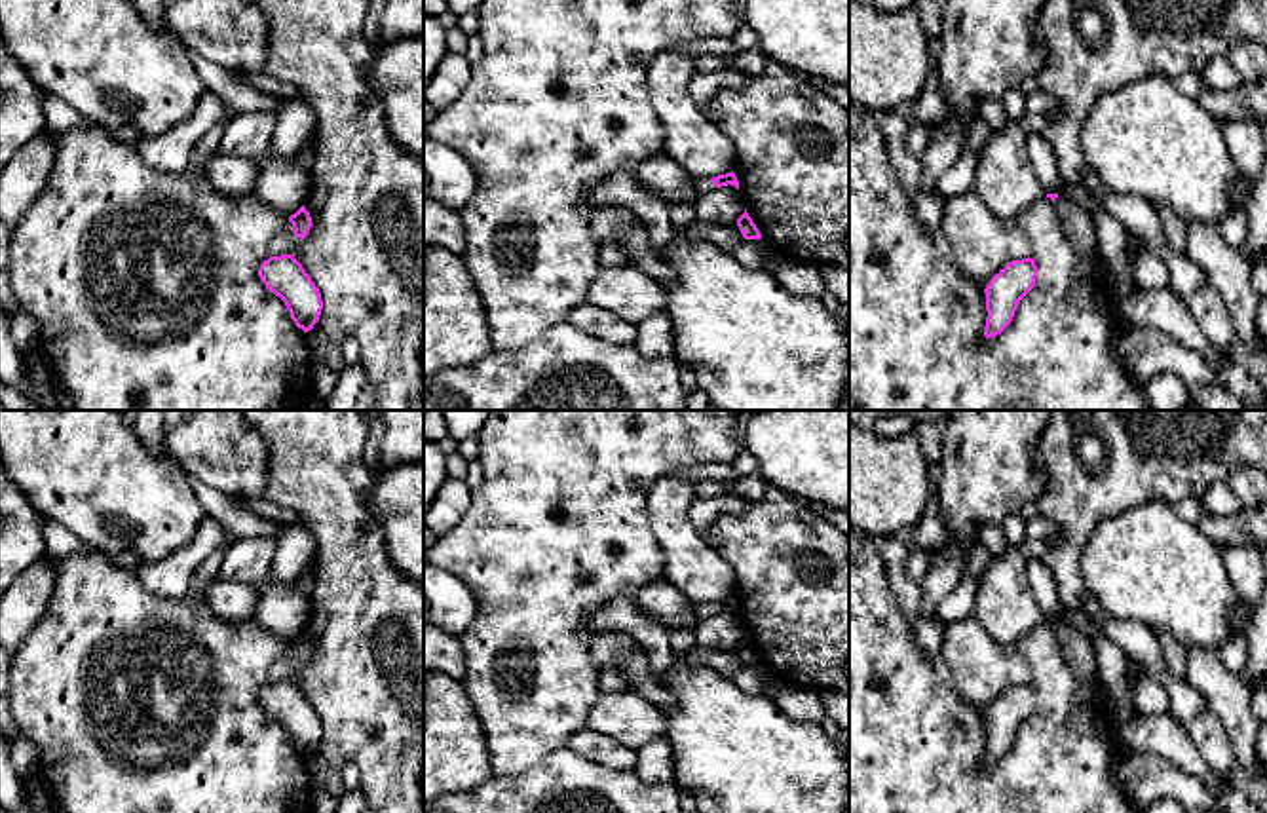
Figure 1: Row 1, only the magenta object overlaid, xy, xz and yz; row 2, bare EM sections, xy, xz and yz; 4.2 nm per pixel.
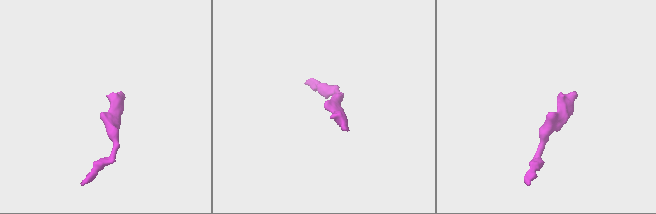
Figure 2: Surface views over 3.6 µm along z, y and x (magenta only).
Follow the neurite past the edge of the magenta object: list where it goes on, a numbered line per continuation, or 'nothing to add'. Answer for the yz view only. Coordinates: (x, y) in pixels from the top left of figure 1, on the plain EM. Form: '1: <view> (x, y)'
1: yz (1041, 582)

